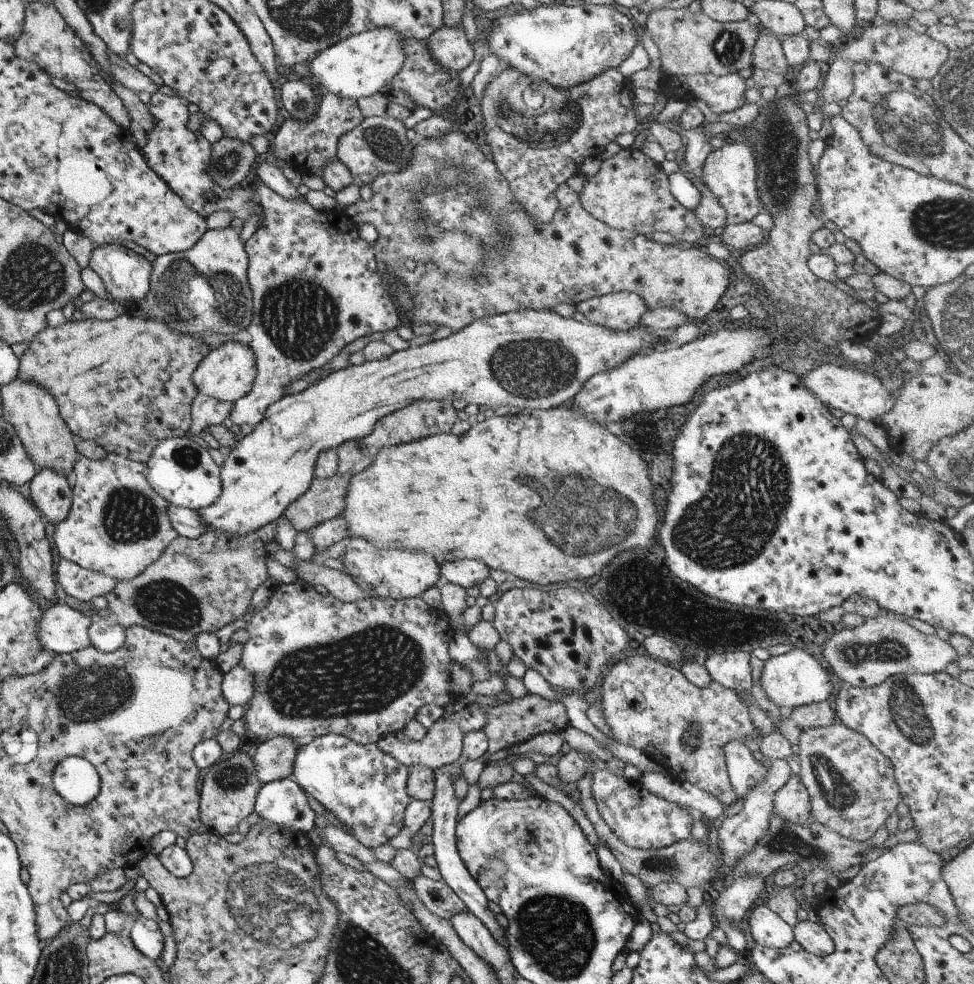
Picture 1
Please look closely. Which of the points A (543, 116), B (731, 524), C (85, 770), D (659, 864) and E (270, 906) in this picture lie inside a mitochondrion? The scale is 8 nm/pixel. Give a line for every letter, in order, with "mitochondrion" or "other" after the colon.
A: mitochondrion
B: mitochondrion
C: other
D: mitochondrion
E: mitochondrion

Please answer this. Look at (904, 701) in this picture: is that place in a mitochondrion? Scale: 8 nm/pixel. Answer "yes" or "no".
yes

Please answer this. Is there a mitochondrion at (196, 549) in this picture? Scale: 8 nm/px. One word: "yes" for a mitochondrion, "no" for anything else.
no

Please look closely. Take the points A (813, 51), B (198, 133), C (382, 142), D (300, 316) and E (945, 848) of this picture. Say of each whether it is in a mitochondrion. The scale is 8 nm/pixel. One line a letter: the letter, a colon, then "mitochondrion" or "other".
A: other
B: other
C: mitochondrion
D: mitochondrion
E: other

